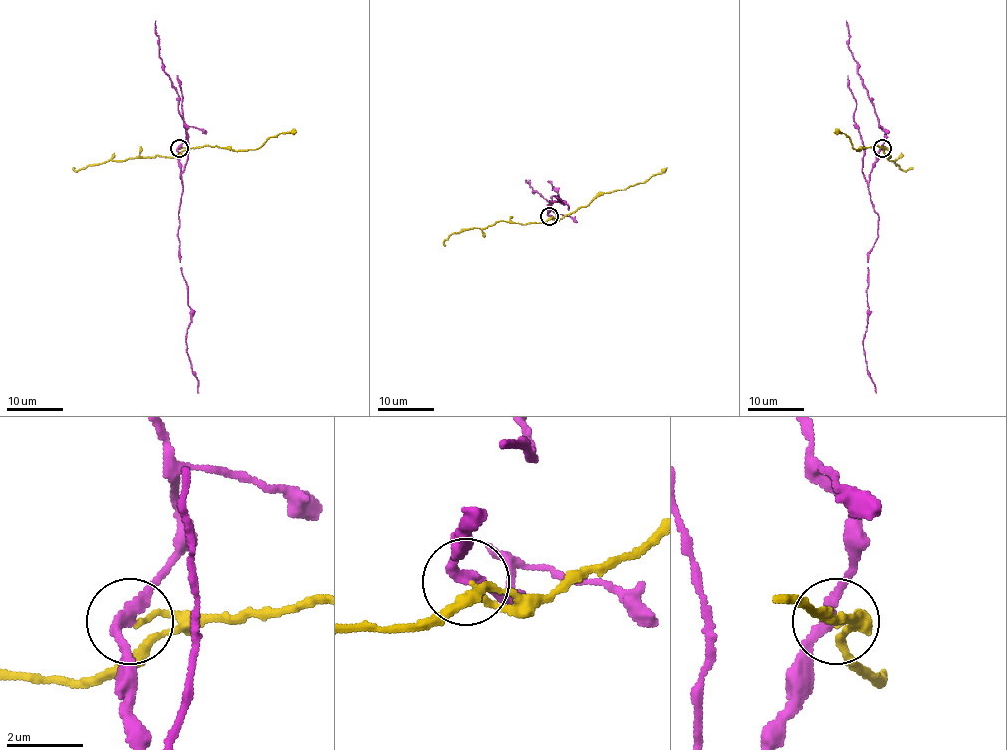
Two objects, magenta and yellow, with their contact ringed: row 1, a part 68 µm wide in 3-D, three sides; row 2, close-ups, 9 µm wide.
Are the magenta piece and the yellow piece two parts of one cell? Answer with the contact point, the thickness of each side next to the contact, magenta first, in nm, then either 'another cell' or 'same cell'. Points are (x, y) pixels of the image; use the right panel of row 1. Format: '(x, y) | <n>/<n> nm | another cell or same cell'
(882, 148) | 240/120 nm | another cell

